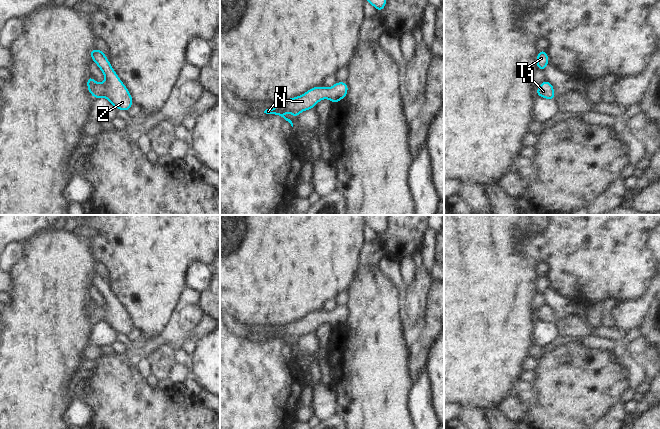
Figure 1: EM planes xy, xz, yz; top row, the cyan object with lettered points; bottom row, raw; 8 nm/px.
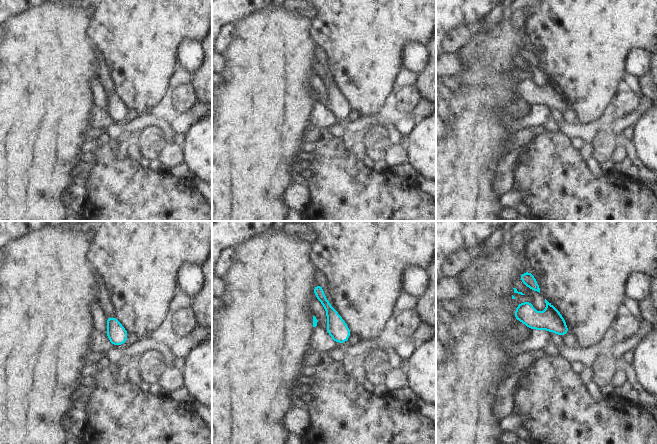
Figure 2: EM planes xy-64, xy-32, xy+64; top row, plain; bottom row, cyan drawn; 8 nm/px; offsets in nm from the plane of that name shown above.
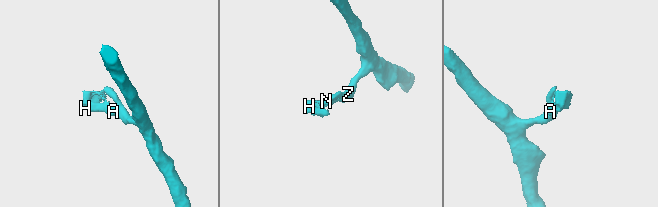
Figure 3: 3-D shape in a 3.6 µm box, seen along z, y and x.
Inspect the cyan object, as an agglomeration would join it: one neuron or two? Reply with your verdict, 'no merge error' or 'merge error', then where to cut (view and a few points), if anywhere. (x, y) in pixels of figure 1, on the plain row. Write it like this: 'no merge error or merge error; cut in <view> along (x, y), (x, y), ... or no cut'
no merge error; no cut

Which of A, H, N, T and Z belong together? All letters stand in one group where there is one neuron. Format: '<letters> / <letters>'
A H N T Z

